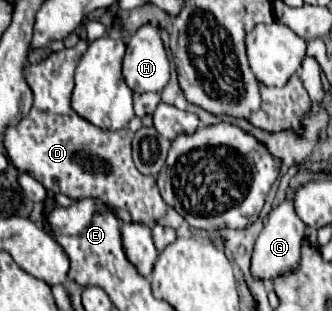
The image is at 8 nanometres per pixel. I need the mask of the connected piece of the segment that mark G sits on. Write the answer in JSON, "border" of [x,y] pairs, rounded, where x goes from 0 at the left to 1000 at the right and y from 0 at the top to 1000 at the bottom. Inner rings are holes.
{"border":[[[855,640],[813,685],[807,717],[795,723],[795,736],[783,743],[783,756],[771,768],[765,814],[759,814],[759,878],[783,897],[825,897],[843,878],[861,878],[867,865],[886,865],[904,839],[904,788],[910,788],[916,736],[922,736],[922,723],[910,717],[910,704],[886,678],[886,646]]]}

